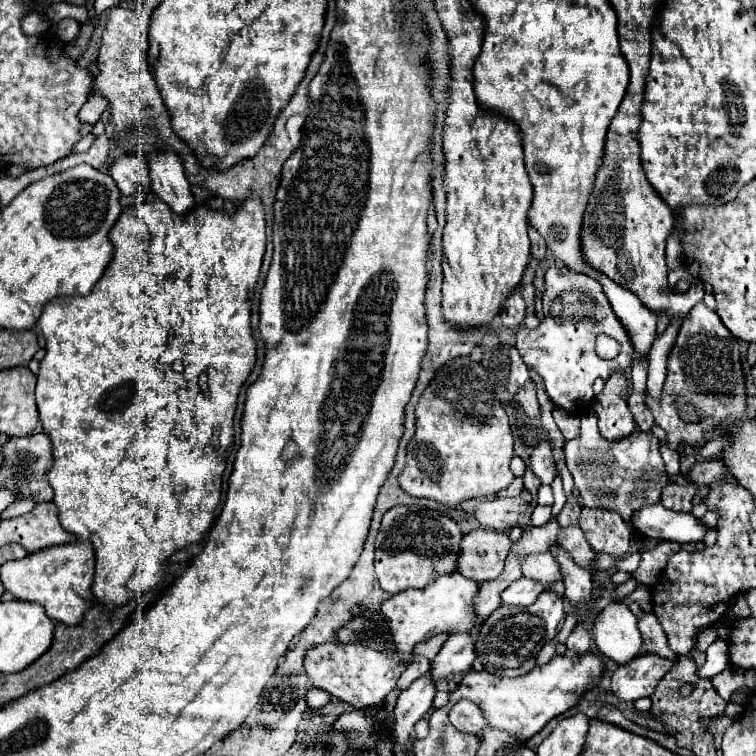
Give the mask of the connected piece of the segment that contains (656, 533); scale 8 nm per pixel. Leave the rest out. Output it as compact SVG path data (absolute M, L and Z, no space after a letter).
M662 504L638 508L630 518L630 526L646 538L672 540L680 544L700 542L708 530L690 512L674 512Z

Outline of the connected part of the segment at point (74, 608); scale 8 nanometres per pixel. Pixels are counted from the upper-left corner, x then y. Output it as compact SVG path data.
M78 540L66 546L52 546L34 552L22 560L12 560L2 568L2 582L8 592L18 600L38 602L44 606L46 614L62 624L76 626L88 608L96 604L92 596L94 582L94 550L86 540Z

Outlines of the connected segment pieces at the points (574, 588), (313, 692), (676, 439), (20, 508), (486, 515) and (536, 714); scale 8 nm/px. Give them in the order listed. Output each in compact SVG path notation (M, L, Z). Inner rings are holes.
M558 542L554 544L554 556L556 556L556 562L560 564L562 580L566 584L564 596L572 602L572 606L586 606L588 602L594 602L594 598L592 598L592 588L594 588L592 572L578 566L570 558L570 554L560 548Z
M310 688L308 694L306 694L306 704L308 704L308 708L322 708L322 706L326 706L328 702L330 702L328 692L324 692L324 690L320 690L320 688Z
M698 302L682 322L676 344L668 356L668 372L666 372L662 400L658 402L650 396L646 398L648 398L648 406L654 414L656 424L666 430L668 446L672 450L678 450L682 442L690 446L698 446L700 440L706 434L710 434L716 426L730 424L746 416L744 412L746 394L744 394L744 376L742 376L738 340L728 332L728 328L724 328L716 312L710 310L704 302ZM676 396L684 396L698 410L702 410L700 412L702 422L698 424L682 422L676 412L676 402L674 402Z
M18 500L18 502L14 502L12 506L8 506L8 508L2 512L2 518L14 518L14 516L26 514L34 504L36 504L34 500Z
M494 498L484 500L474 508L474 518L494 530L506 530L514 526L522 526L530 520L530 504L522 498Z
M566 650L564 654L556 654L548 664L532 668L528 674L518 678L502 678L492 676L490 672L470 670L464 674L458 690L450 694L450 704L456 704L462 698L468 698L480 708L484 708L484 716L488 722L500 730L510 732L520 742L526 742L534 734L538 734L552 718L564 714L574 708L582 694L596 688L604 672L604 662L592 652L576 654Z

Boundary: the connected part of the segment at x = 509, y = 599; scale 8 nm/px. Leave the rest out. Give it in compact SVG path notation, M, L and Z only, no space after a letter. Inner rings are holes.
M520 578L516 582L512 582L504 594L502 594L502 604L504 606L528 606L532 604L538 594L544 590L544 586L536 580L530 580L530 578Z

